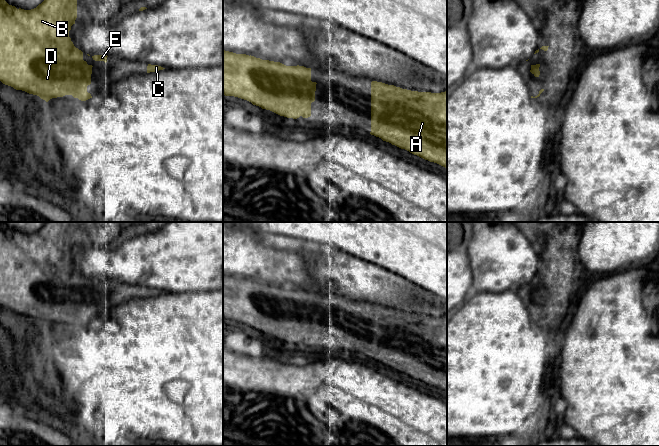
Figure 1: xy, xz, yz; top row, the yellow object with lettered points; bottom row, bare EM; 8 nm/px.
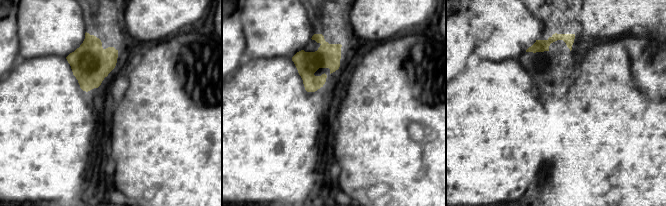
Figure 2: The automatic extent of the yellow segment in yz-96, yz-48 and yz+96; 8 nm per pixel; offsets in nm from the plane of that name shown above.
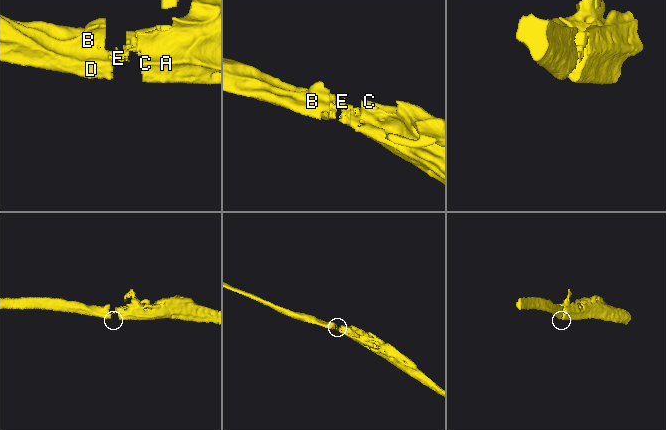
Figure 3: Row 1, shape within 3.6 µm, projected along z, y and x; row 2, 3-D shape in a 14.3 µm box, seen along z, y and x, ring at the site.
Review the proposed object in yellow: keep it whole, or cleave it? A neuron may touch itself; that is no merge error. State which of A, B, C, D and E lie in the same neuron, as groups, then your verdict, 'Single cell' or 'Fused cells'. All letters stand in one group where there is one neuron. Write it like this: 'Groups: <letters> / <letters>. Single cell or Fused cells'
Groups: A B C D E. Single cell

